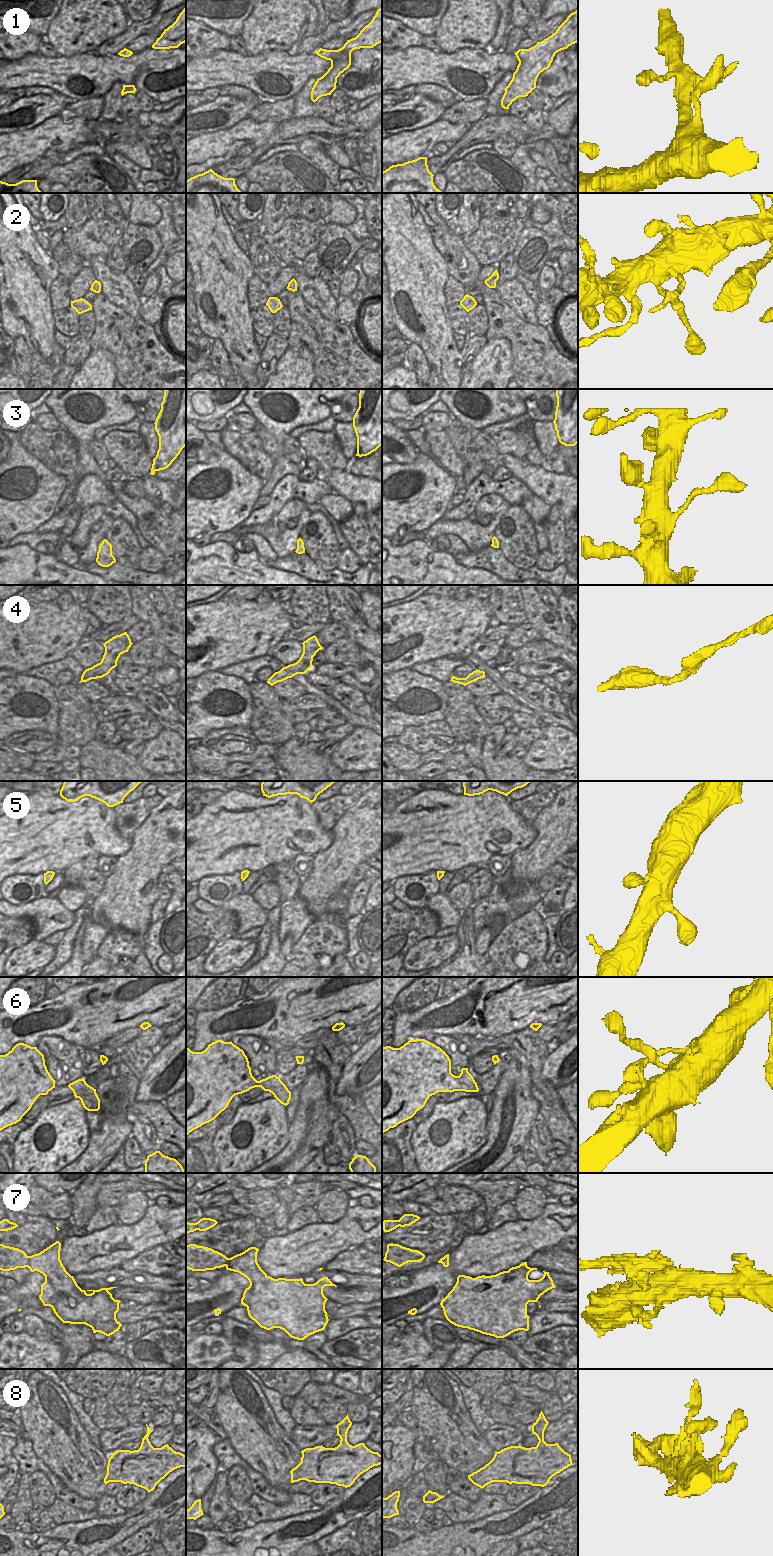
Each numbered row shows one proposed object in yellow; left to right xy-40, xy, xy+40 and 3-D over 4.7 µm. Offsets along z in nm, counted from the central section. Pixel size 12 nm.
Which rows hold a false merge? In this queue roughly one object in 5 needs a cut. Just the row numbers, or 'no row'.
7

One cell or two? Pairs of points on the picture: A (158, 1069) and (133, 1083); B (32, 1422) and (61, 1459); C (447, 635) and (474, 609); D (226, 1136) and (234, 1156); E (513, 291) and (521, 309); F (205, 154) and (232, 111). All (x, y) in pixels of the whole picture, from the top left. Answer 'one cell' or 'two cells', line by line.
A: two cells
B: one cell
C: one cell
D: one cell
E: one cell
F: two cells

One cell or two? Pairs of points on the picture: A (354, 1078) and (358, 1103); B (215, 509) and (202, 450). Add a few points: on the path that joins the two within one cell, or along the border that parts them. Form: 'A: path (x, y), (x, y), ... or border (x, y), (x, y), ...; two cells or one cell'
A: border (371, 1086), (359, 1094), (336, 1095), (334, 1093); two cells
B: border (211, 443), (210, 455), (205, 460), (196, 463); two cells

